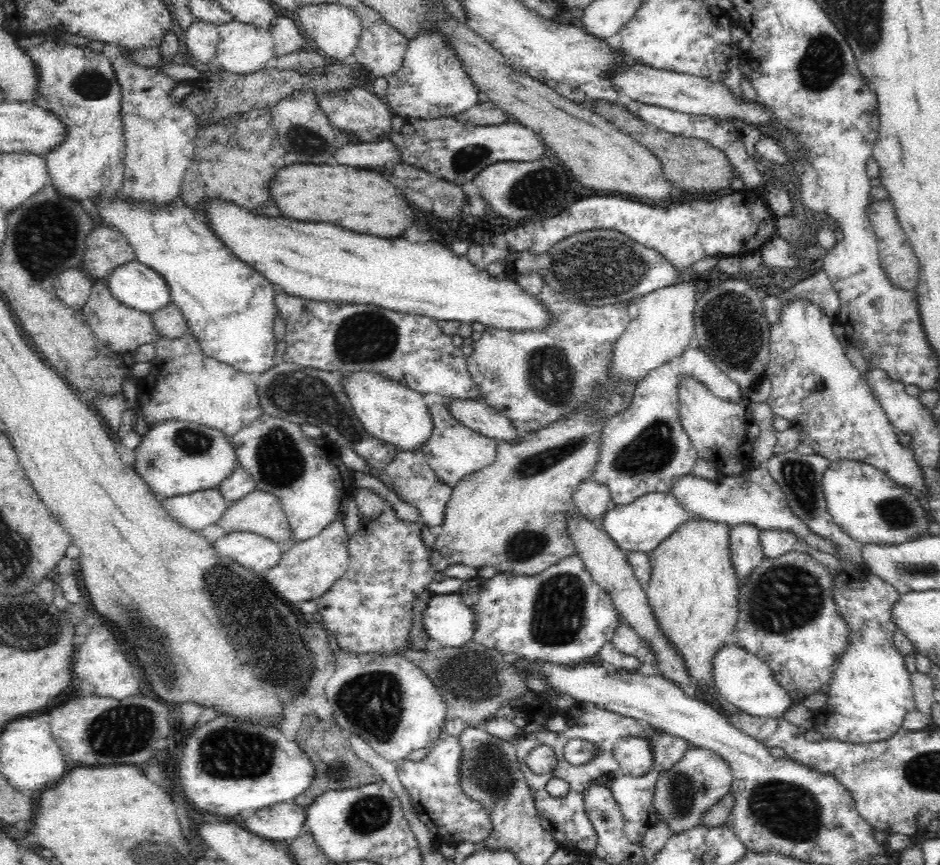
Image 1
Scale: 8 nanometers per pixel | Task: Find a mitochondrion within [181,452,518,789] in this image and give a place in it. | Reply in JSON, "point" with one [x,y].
{"point":[235,599]}

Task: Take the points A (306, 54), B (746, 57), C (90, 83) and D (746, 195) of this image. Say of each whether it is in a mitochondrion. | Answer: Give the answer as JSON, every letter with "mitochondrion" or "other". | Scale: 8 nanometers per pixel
{"A":"other","B":"other","C":"mitochondrion","D":"other"}

